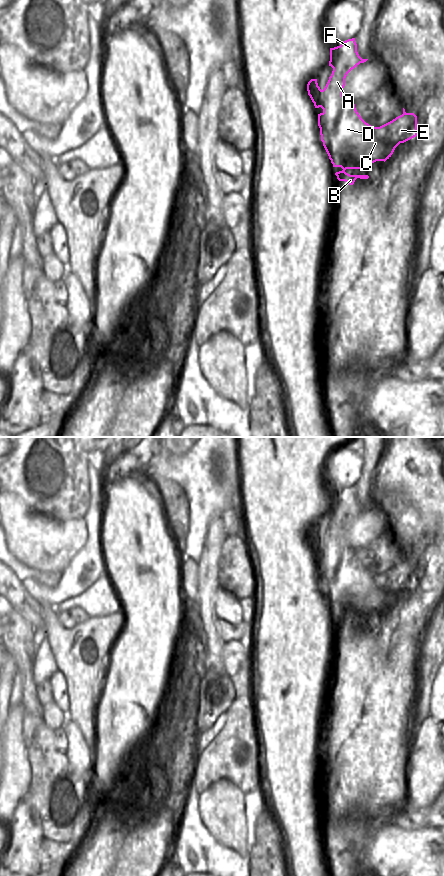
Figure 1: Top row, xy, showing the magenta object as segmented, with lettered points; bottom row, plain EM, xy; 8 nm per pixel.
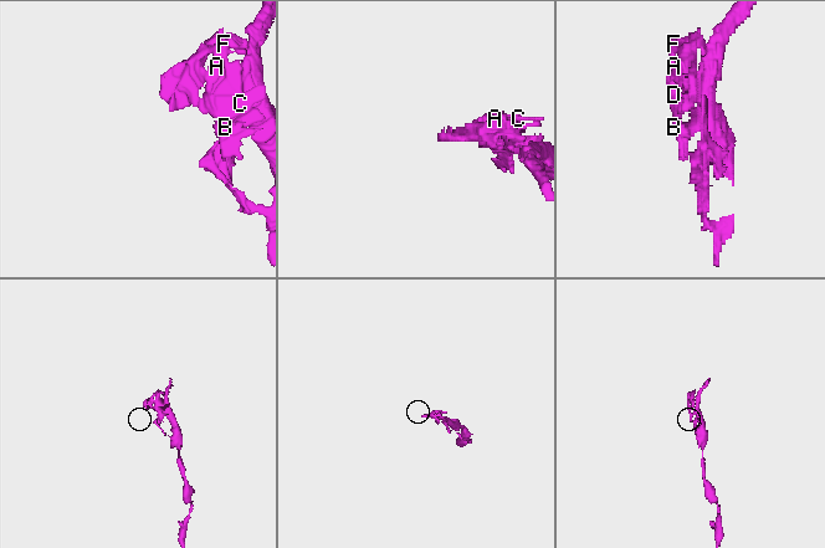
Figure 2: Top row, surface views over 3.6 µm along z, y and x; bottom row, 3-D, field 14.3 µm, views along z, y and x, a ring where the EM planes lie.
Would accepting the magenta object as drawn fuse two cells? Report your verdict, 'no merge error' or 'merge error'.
no merge error

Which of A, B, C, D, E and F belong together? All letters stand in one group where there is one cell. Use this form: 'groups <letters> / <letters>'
groups A B C D E F

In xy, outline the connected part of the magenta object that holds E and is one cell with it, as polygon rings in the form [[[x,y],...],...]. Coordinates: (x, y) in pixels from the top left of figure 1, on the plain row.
[[[355,486],[342,489],[340,494],[330,496],[329,514],[333,519],[325,536],[320,537],[317,527],[307,532],[315,556],[323,557],[318,562],[323,594],[333,615],[343,617],[335,623],[349,633],[357,626],[368,627],[369,624],[350,623],[346,617],[362,617],[376,609],[385,610],[400,591],[417,584],[414,561],[406,561],[403,556],[402,563],[380,575],[372,575],[361,566],[354,550],[343,544],[347,522],[367,508],[359,504]]]

